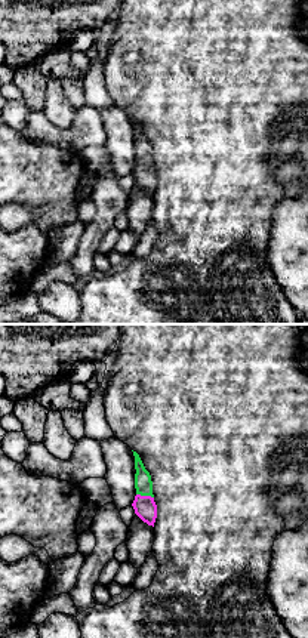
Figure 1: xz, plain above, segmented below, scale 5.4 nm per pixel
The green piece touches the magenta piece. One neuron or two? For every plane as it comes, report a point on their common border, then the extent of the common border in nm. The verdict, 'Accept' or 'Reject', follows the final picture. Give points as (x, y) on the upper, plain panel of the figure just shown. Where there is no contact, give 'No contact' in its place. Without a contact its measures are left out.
Touches green at (145, 163). Shared border 100 nm

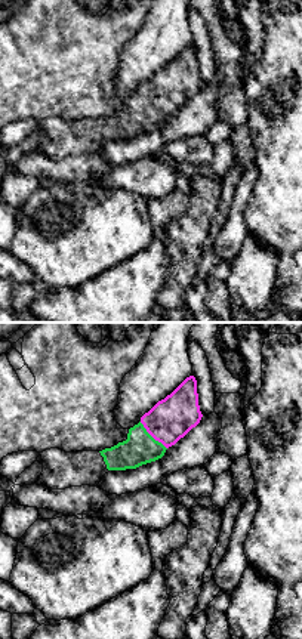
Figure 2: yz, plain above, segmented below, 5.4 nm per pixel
Touches green at (151, 105). Shared border 220 nm

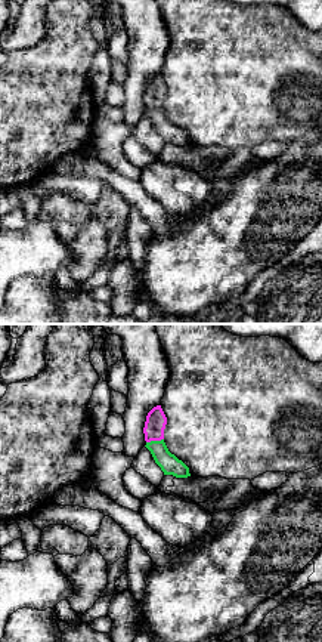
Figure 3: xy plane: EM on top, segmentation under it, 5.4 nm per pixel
Touches green at (154, 110). Shared border 100 nm

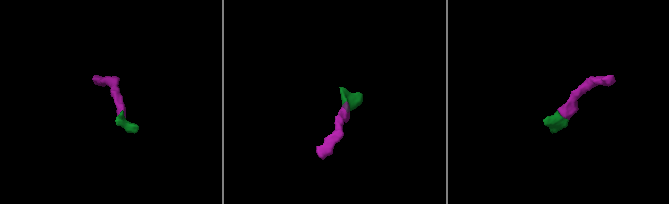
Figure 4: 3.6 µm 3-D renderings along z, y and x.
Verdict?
Accept

